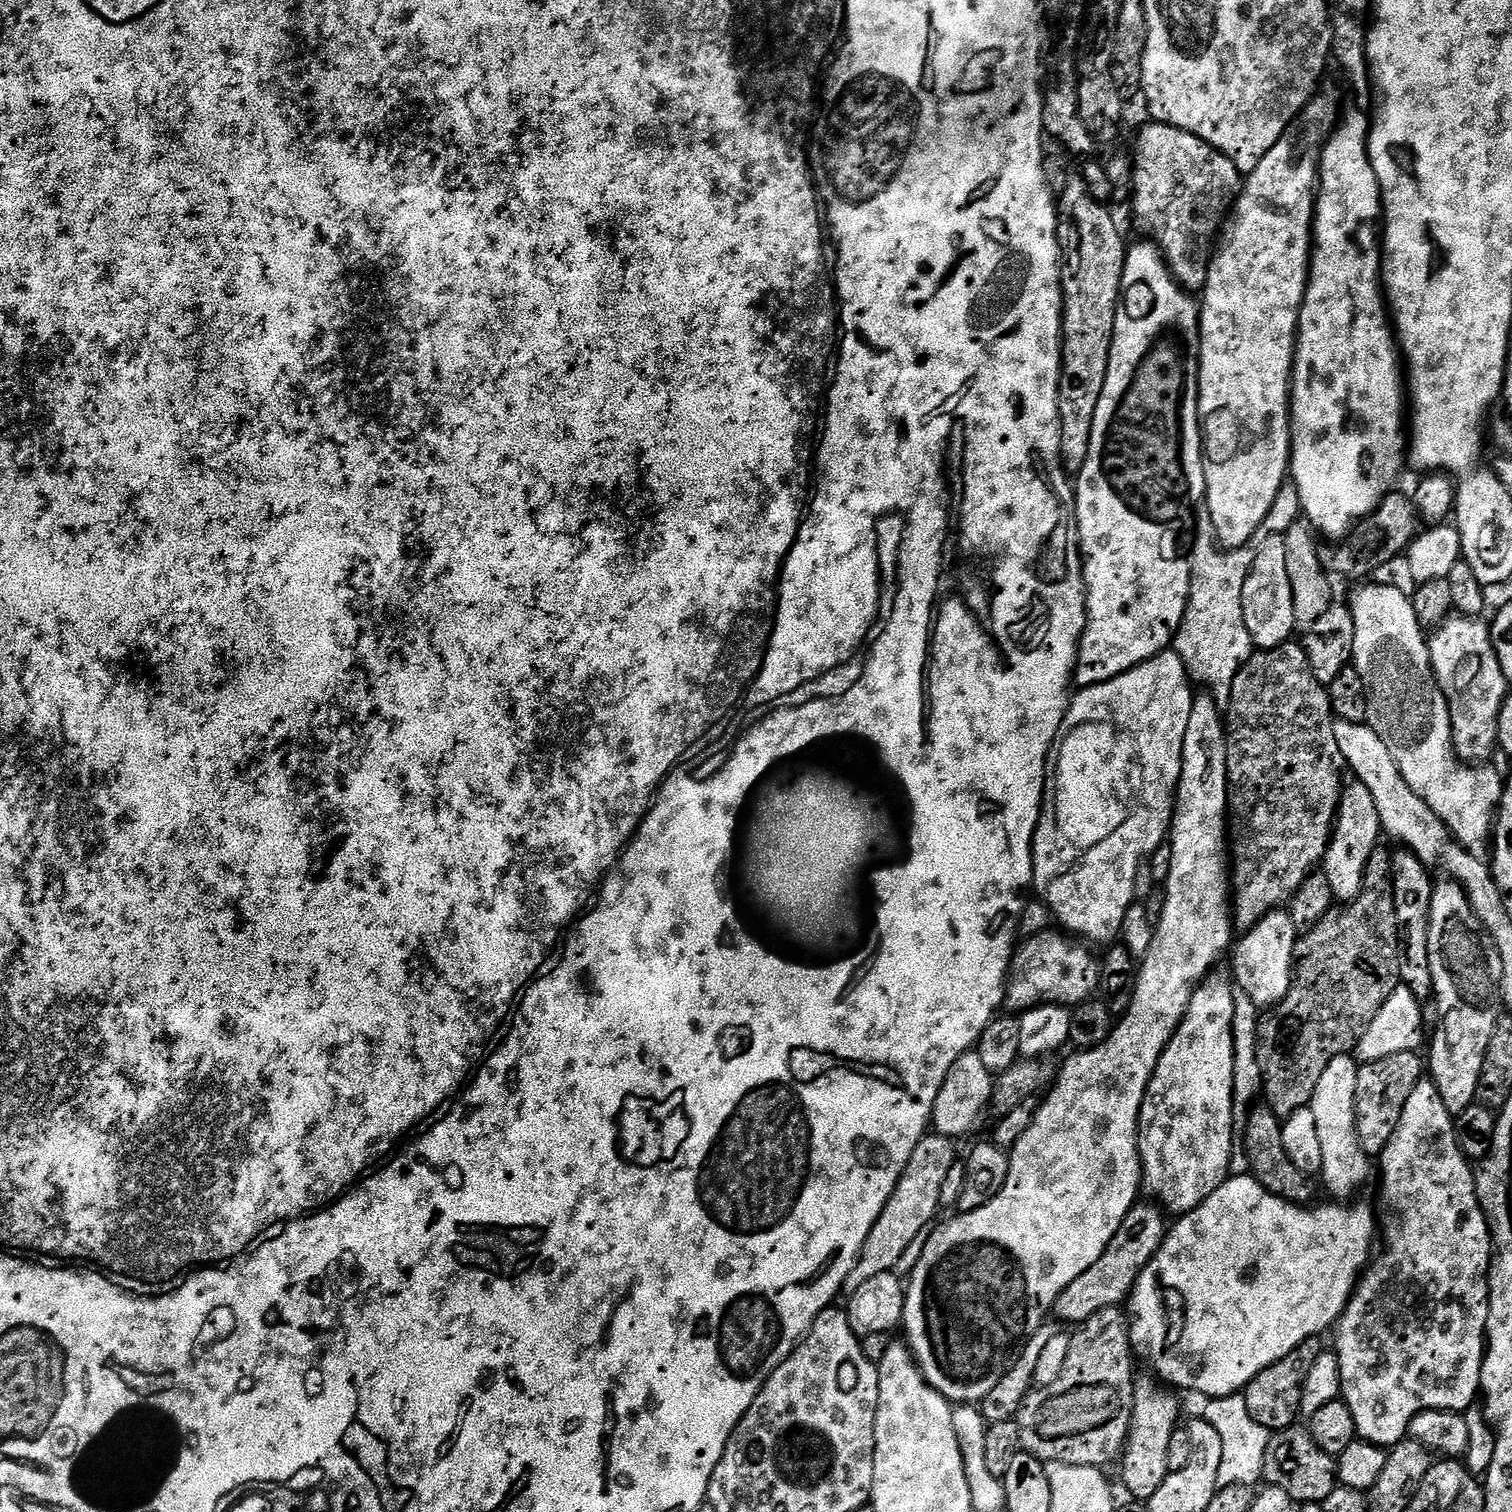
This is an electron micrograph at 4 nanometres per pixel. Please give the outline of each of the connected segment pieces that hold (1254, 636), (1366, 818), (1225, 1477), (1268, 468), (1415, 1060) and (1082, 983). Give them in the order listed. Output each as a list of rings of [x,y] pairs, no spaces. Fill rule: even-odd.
[[[1269,536],[1268,539],[1259,541],[1254,564],[1250,566],[1249,576],[1242,588],[1242,614],[1253,645],[1260,650],[1278,648],[1289,643],[1293,639],[1292,632],[1297,631],[1294,622],[1294,594],[1290,594],[1290,578],[1286,575],[1286,546],[1280,536]]]
[[[1359,782],[1345,783],[1340,794],[1340,804],[1336,808],[1336,822],[1332,825],[1332,841],[1324,855],[1322,871],[1326,874],[1326,882],[1330,882],[1333,897],[1340,902],[1351,902],[1358,898],[1364,889],[1364,875],[1370,858],[1378,851],[1376,844],[1382,837],[1380,815],[1374,806],[1374,798],[1366,786]]]
[[[1243,1395],[1221,1396],[1207,1401],[1202,1412],[1203,1419],[1216,1431],[1222,1446],[1222,1466],[1218,1466],[1217,1489],[1253,1486],[1261,1483],[1264,1474],[1266,1446],[1270,1439],[1269,1429],[1263,1428],[1246,1410]]]
[[[1321,91],[1319,94],[1312,97],[1312,101],[1308,103],[1303,112],[1297,116],[1296,121],[1284,131],[1282,138],[1278,138],[1278,142],[1270,150],[1270,154],[1266,154],[1266,158],[1262,158],[1262,162],[1258,162],[1258,166],[1253,172],[1247,173],[1246,179],[1243,181],[1240,195],[1237,196],[1235,204],[1232,205],[1219,233],[1218,243],[1215,245],[1212,254],[1212,265],[1208,267],[1208,281],[1202,293],[1202,303],[1200,304],[1200,397],[1198,398],[1198,410],[1202,417],[1202,439],[1204,441],[1204,487],[1206,489],[1206,505],[1208,504],[1208,520],[1212,523],[1210,529],[1211,535],[1214,537],[1215,543],[1221,549],[1233,550],[1242,548],[1253,543],[1256,531],[1262,526],[1262,522],[1266,518],[1266,514],[1270,514],[1270,510],[1274,506],[1274,502],[1278,498],[1281,488],[1284,487],[1290,476],[1290,461],[1292,459],[1292,417],[1290,415],[1290,397],[1292,395],[1292,359],[1296,353],[1296,327],[1300,321],[1300,307],[1304,301],[1304,287],[1308,284],[1308,269],[1310,267],[1310,259],[1312,257],[1312,246],[1314,243],[1314,189],[1318,184],[1318,173],[1320,171],[1320,153],[1324,151],[1324,142],[1329,134],[1333,131],[1336,118],[1336,110],[1340,104],[1331,96],[1330,93]]]
[[[1403,1052],[1373,1064],[1359,1065],[1356,1074],[1356,1138],[1361,1150],[1369,1158],[1378,1158],[1382,1150],[1386,1150],[1386,1142],[1394,1138],[1403,1108],[1406,1102],[1410,1102],[1410,1090],[1414,1090],[1414,1086],[1425,1075],[1425,1065],[1418,1057],[1416,1052]]]
[[[1049,930],[1029,936],[1013,951],[1002,1003],[1005,1009],[1008,1007],[1016,1012],[1012,1014],[1023,1014],[1042,1004],[1077,1008],[1097,993],[1100,985],[1099,961],[1095,961],[1086,949],[1068,944],[1063,935],[1060,937],[1054,932]]]

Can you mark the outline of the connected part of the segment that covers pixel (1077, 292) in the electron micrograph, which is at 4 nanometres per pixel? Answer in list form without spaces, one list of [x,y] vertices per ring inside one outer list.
[[[1069,175],[1064,191],[1058,196],[1058,223],[1056,237],[1060,239],[1060,291],[1064,295],[1064,323],[1060,349],[1060,389],[1058,414],[1060,415],[1060,463],[1068,474],[1078,474],[1090,450],[1090,430],[1094,426],[1094,410],[1102,398],[1106,370],[1110,366],[1110,346],[1114,334],[1116,308],[1120,304],[1120,283],[1124,277],[1126,243],[1120,237],[1116,224],[1103,203],[1092,199],[1083,175]]]

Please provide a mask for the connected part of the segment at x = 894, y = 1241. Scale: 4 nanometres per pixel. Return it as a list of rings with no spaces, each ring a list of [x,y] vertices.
[[[935,1134],[925,1135],[924,1139],[918,1142],[902,1178],[896,1184],[894,1194],[888,1199],[888,1204],[884,1207],[878,1222],[874,1222],[862,1246],[858,1262],[848,1275],[846,1288],[849,1293],[856,1292],[858,1286],[870,1282],[870,1278],[878,1278],[878,1274],[893,1271],[910,1244],[915,1239],[923,1237],[929,1225],[937,1219],[935,1216],[940,1212],[942,1185],[950,1175],[950,1166],[958,1163],[956,1148],[952,1144],[955,1144],[953,1137]]]

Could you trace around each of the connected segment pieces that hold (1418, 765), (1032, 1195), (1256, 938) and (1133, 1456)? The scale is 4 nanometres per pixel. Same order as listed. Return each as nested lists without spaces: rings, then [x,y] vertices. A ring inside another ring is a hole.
[[[1372,584],[1369,588],[1360,588],[1357,590],[1356,597],[1350,600],[1350,609],[1354,622],[1354,646],[1352,647],[1351,663],[1354,665],[1356,673],[1359,674],[1362,680],[1362,686],[1366,690],[1366,698],[1368,699],[1368,719],[1366,723],[1368,727],[1376,731],[1378,738],[1382,738],[1386,750],[1390,750],[1390,754],[1394,758],[1394,762],[1398,766],[1402,778],[1410,786],[1410,790],[1414,790],[1414,794],[1418,794],[1418,798],[1425,800],[1430,806],[1430,810],[1434,810],[1434,814],[1438,814],[1438,818],[1451,830],[1452,835],[1456,837],[1456,842],[1462,845],[1474,858],[1487,861],[1490,856],[1490,837],[1494,832],[1494,821],[1500,806],[1502,788],[1499,783],[1496,785],[1496,776],[1494,773],[1479,772],[1476,769],[1479,767],[1461,766],[1458,763],[1458,757],[1452,746],[1452,723],[1448,714],[1448,704],[1444,696],[1440,695],[1440,689],[1436,686],[1432,674],[1432,664],[1428,659],[1426,636],[1421,629],[1418,618],[1414,614],[1414,606],[1412,605],[1409,593],[1407,591],[1405,593],[1399,592],[1396,588],[1383,588],[1380,584]]]
[[[1197,695],[1192,702],[1190,710],[1190,722],[1186,726],[1186,738],[1182,746],[1182,774],[1176,785],[1176,799],[1172,813],[1172,827],[1170,829],[1170,847],[1172,857],[1170,858],[1170,870],[1168,871],[1168,882],[1163,889],[1164,909],[1162,910],[1161,922],[1156,927],[1154,942],[1150,950],[1144,955],[1138,966],[1136,978],[1136,989],[1130,1006],[1124,1011],[1123,1016],[1115,1021],[1112,1033],[1097,1048],[1077,1051],[1076,1056],[1069,1058],[1065,1064],[1059,1065],[1059,1072],[1056,1081],[1048,1088],[1040,1109],[1031,1113],[1032,1120],[1029,1128],[1017,1140],[1017,1144],[1010,1149],[1008,1158],[1008,1173],[1006,1174],[1006,1186],[993,1198],[982,1210],[965,1212],[957,1215],[957,1220],[949,1224],[937,1223],[927,1233],[924,1240],[924,1249],[917,1265],[914,1266],[911,1275],[906,1280],[906,1291],[904,1293],[904,1318],[902,1321],[903,1339],[906,1341],[909,1350],[912,1351],[912,1359],[918,1369],[919,1375],[925,1384],[932,1391],[937,1392],[943,1399],[953,1406],[976,1406],[981,1400],[1010,1374],[1014,1362],[1026,1350],[1030,1338],[1040,1328],[1045,1327],[1044,1320],[1056,1307],[1056,1300],[1062,1292],[1076,1278],[1086,1274],[1098,1258],[1110,1246],[1114,1234],[1118,1234],[1118,1226],[1126,1218],[1126,1214],[1137,1203],[1142,1192],[1142,1169],[1140,1167],[1140,1107],[1144,1101],[1144,1091],[1148,1088],[1150,1078],[1154,1074],[1154,1066],[1158,1066],[1158,1058],[1166,1050],[1170,1038],[1178,1030],[1182,1018],[1188,1009],[1188,1003],[1192,995],[1196,993],[1196,986],[1217,967],[1220,955],[1227,953],[1234,944],[1234,921],[1232,919],[1232,906],[1230,903],[1230,852],[1226,847],[1228,834],[1228,737],[1226,735],[1226,724],[1222,719],[1221,709],[1211,695]]]
[[[1277,910],[1266,914],[1266,918],[1259,920],[1255,927],[1235,941],[1230,971],[1239,991],[1244,991],[1257,1004],[1252,1003],[1257,1009],[1275,1009],[1292,988],[1297,939],[1298,933],[1291,915],[1287,911]]]
[[[1148,1376],[1135,1377],[1132,1386],[1132,1425],[1128,1427],[1128,1438],[1124,1441],[1124,1451],[1119,1461],[1120,1480],[1125,1490],[1140,1502],[1146,1502],[1158,1494],[1158,1486],[1166,1482],[1170,1438],[1178,1431],[1179,1424],[1176,1423],[1180,1420],[1180,1404],[1171,1396],[1173,1393],[1163,1383]]]

